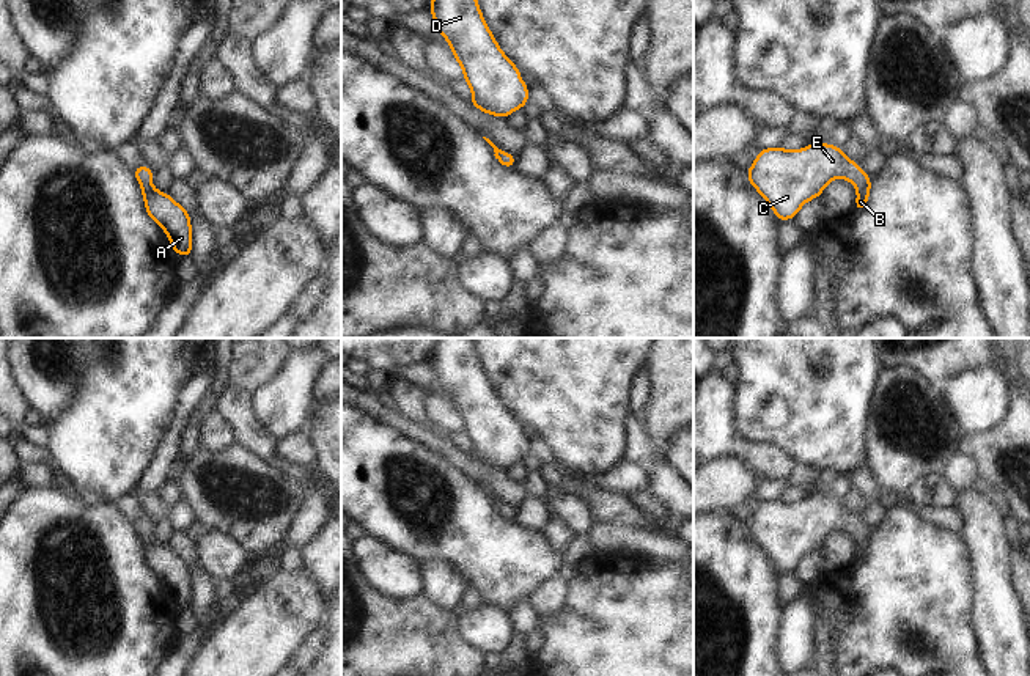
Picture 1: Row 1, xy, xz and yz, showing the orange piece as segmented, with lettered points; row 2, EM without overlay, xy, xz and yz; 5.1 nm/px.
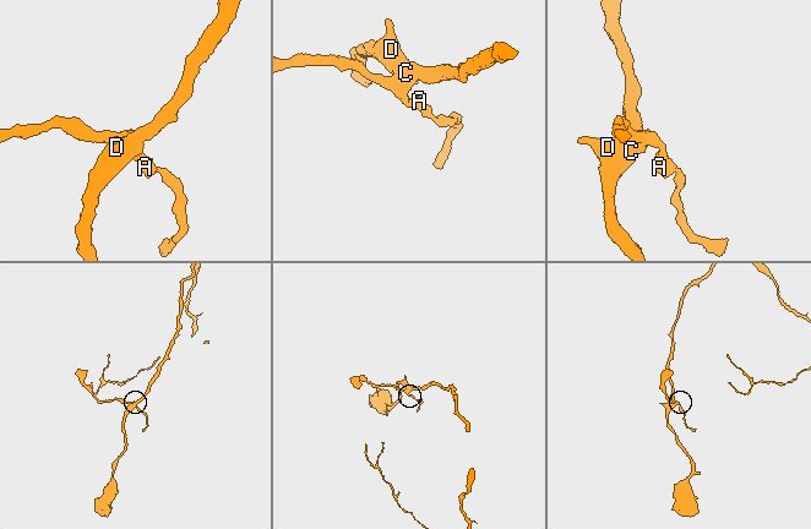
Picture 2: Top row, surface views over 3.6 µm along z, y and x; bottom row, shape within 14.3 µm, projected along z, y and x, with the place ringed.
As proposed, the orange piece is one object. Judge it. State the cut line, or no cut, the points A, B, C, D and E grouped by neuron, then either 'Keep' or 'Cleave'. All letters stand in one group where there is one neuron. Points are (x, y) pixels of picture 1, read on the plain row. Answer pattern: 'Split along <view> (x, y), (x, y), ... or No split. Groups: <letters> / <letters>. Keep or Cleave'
No split. Groups: A B C D E. Keep.

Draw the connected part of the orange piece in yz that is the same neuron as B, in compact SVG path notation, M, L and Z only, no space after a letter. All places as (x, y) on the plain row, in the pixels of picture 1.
M810 495L804 501L766 500L756 505L755 516L745 522L749 535L769 555L778 574L796 571L804 555L819 550L833 530L851 533L857 539L854 561L863 564L870 550L871 530L859 516L848 511L840 498Z

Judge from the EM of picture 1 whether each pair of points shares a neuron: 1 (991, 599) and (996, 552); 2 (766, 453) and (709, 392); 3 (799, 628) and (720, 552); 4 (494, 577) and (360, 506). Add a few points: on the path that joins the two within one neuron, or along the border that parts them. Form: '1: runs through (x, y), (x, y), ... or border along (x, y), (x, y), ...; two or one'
1: runs through (991, 588), (991, 563); one
2: runs through (746, 450), (713, 418), (713, 412); one
3: border along (785, 609), (780, 618), (777, 648); two
4: runs through (461, 547), (415, 544), (393, 522); one

